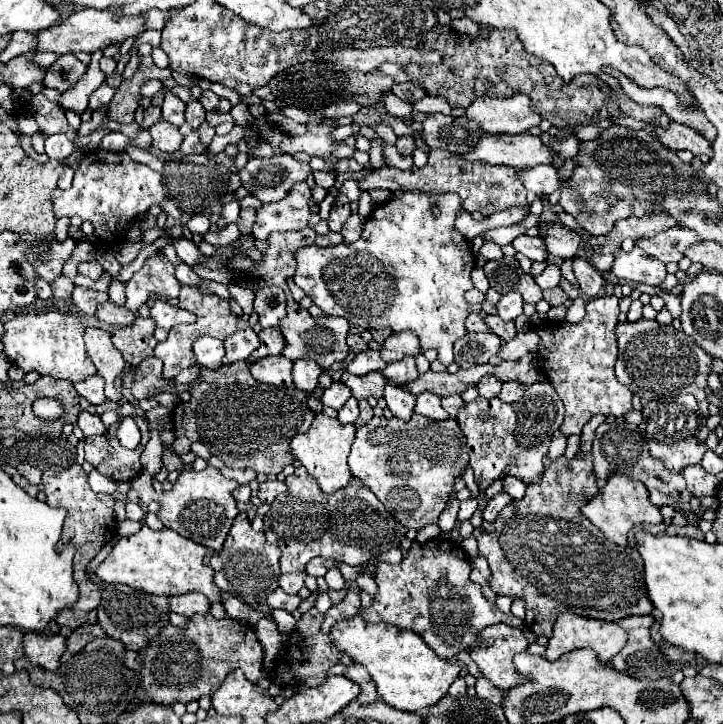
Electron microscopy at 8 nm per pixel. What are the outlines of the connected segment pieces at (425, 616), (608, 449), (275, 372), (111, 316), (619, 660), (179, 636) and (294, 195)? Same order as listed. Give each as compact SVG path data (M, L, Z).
M429 540L425 544L413 542L409 554L399 564L379 562L375 572L377 594L367 610L359 610L365 622L387 622L401 630L413 630L427 646L431 646L439 658L453 658L455 654L475 648L477 636L483 628L507 622L515 628L523 626L523 620L513 614L503 614L493 602L489 602L481 586L469 580L469 558L463 548L453 540Z
M603 422L597 428L595 440L593 440L593 470L595 470L597 478L609 478L615 474L623 474L623 476L643 482L645 488L649 490L651 502L655 506L663 506L663 504L675 506L679 500L685 500L685 502L691 500L691 494L687 494L687 488L683 482L683 476L679 472L667 470L663 466L663 462L651 458L649 446L643 440L643 436L635 424L627 424L627 422L607 424L607 422Z
M281 354L261 358L261 362L255 362L249 368L251 368L253 378L263 384L269 384L275 388L289 388L293 384L291 380L293 362L289 358L283 358Z
M109 300L99 306L95 316L113 326L127 326L127 324L131 324L131 320L135 320L135 314L131 310L127 310L125 306L115 306Z
M629 616L617 622L627 632L627 644L611 658L611 666L635 678L657 680L667 676L667 660L649 636L653 616Z
M195 614L187 628L165 626L161 634L143 650L145 666L139 672L145 692L153 702L171 706L173 702L199 700L205 694L213 694L231 670L243 670L247 680L257 682L265 676L263 670L263 648L255 638L255 630L239 620L223 618L217 620L211 614Z
M297 182L283 200L263 204L257 210L253 236L267 240L275 230L303 230L311 216L309 198L311 190L307 190L307 182Z

